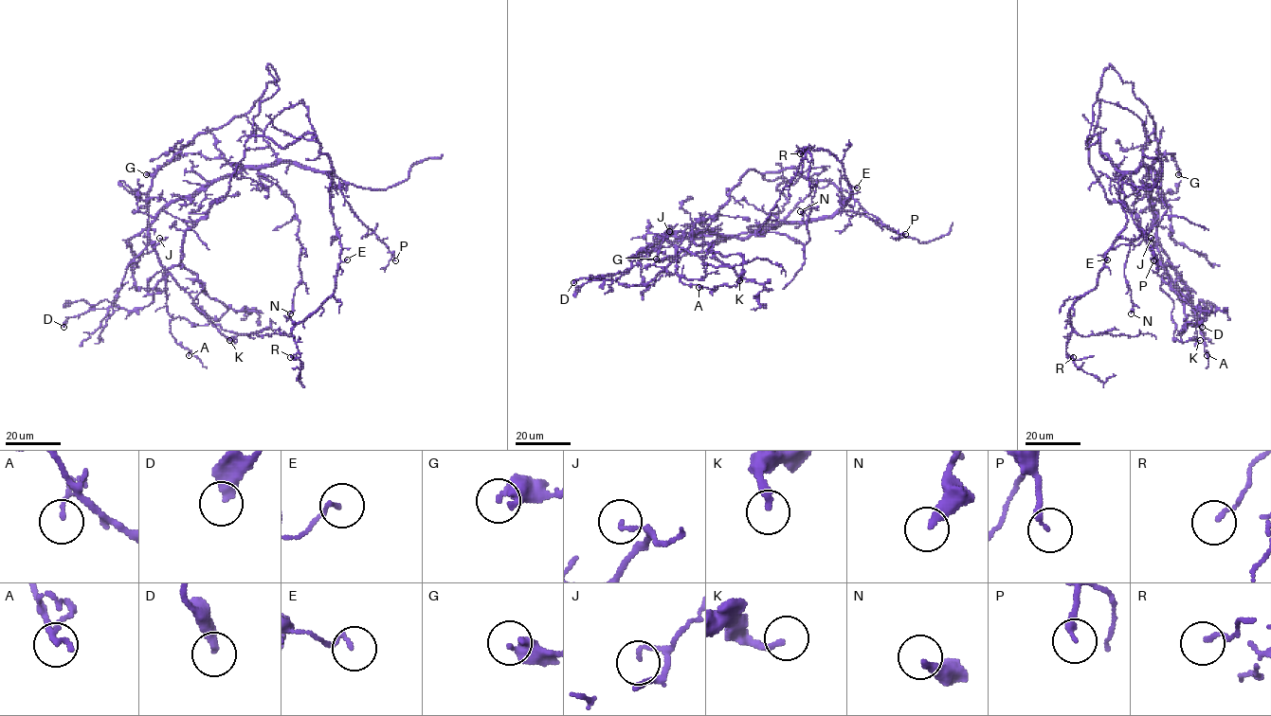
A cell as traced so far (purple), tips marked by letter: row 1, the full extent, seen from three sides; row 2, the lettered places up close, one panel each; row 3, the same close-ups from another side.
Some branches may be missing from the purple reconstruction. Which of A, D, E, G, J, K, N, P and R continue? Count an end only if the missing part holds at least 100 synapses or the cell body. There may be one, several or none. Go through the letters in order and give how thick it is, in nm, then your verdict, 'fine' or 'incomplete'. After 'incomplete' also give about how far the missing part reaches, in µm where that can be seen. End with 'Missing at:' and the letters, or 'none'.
A: 100 nm | fine
D: 360 nm | fine
E: 130 nm | fine
G: 480 nm | fine
J: 120 nm | fine
K: 220 nm | fine
N: 300 nm | fine
P: 190 nm | fine
R: 130 nm | fine
Missing at: none

